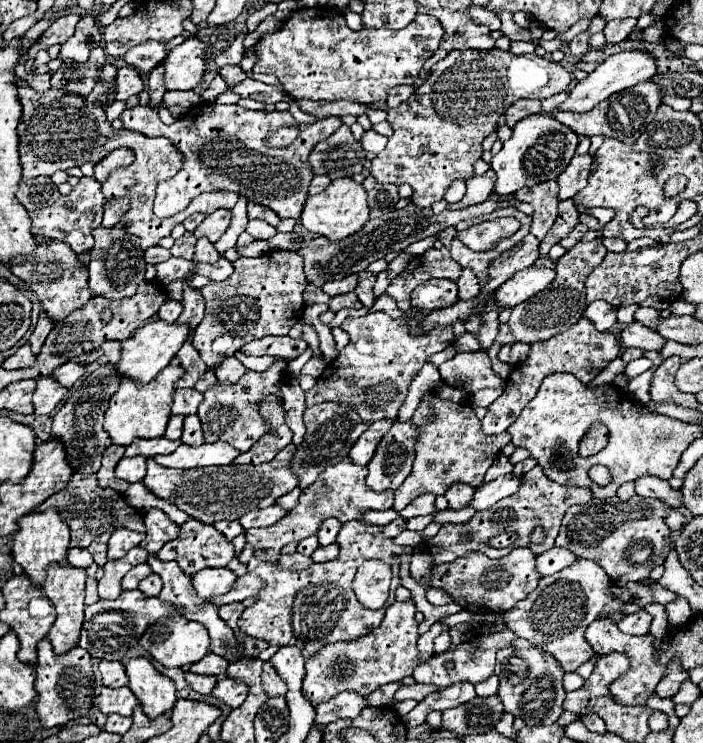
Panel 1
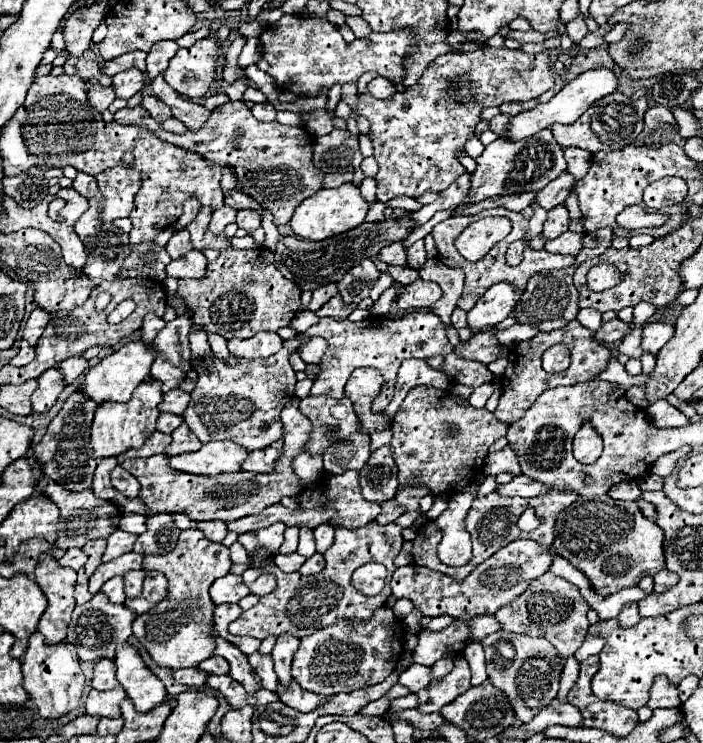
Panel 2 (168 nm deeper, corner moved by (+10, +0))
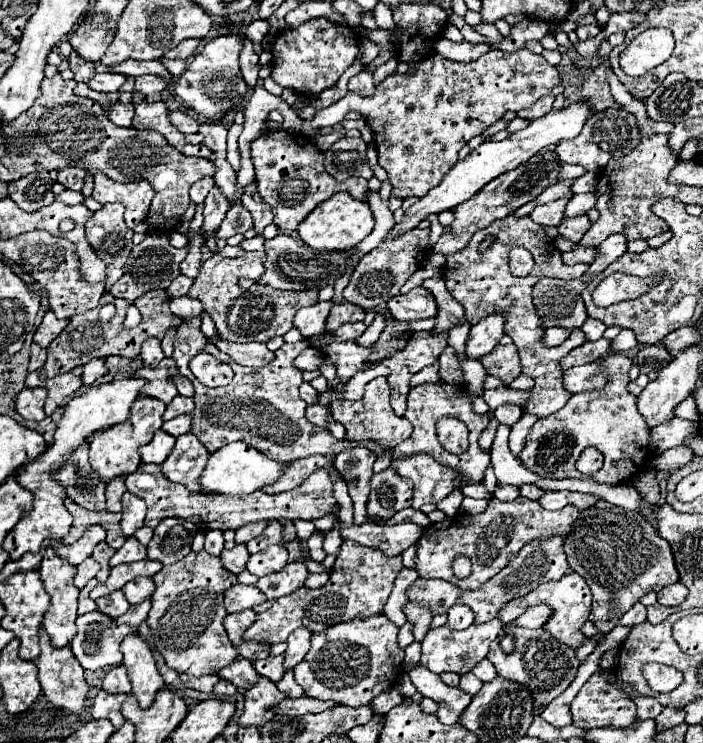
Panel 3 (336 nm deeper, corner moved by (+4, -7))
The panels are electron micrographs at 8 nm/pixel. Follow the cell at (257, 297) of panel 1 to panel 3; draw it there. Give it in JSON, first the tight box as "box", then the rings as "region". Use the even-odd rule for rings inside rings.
{"box":[188,251,318,341],"region":[[[264,251],[246,253],[238,259],[226,259],[222,255],[212,255],[202,263],[202,271],[194,279],[188,295],[202,301],[206,313],[216,323],[218,335],[224,341],[268,341],[272,337],[284,335],[292,329],[292,319],[296,311],[304,305],[314,305],[318,291],[278,291],[268,285],[254,283],[250,289],[238,285],[240,277],[262,277],[264,275]]]}

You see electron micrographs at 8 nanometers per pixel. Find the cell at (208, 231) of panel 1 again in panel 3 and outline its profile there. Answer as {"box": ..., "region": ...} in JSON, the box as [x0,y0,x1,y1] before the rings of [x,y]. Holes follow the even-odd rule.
{"box":[216,205,252,239],"region":[[[232,205],[220,225],[220,229],[216,231],[216,239],[228,239],[236,233],[246,233],[248,229],[252,229],[252,217],[250,213],[242,207],[242,205]]]}

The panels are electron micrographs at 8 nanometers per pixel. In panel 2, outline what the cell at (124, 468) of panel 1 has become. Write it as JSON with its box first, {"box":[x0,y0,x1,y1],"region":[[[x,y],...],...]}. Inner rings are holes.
{"box":[112,466,140,498],"region":[[[120,466],[112,470],[112,486],[114,486],[118,492],[122,492],[126,498],[136,498],[138,492],[140,492],[138,480],[136,480],[130,472],[122,470]]]}

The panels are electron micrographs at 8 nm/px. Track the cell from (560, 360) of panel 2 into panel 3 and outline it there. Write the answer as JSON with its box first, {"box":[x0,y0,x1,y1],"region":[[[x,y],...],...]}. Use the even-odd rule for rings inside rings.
{"box":[560,337,612,371],"region":[[[600,337],[598,341],[586,341],[584,345],[576,347],[566,357],[562,357],[562,361],[560,361],[562,371],[566,371],[566,369],[570,369],[574,365],[584,365],[584,363],[592,363],[594,359],[608,357],[612,353],[610,345],[612,345],[612,341],[606,339],[606,337]]]}

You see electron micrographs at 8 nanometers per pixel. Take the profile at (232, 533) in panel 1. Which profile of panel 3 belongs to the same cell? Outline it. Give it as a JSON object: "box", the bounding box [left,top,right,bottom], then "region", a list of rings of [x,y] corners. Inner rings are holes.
{"box":[204,529,224,555],"region":[[[218,529],[206,531],[206,545],[204,545],[204,549],[206,549],[210,555],[220,555],[222,549],[224,549],[222,531],[218,531]]]}

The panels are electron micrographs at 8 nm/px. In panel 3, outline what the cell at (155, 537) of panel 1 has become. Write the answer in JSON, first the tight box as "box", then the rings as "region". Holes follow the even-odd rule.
{"box":[148,517,198,565],"region":[[[174,517],[164,519],[154,529],[154,537],[148,543],[148,559],[160,561],[162,565],[172,565],[184,559],[184,555],[190,553],[196,531],[198,527],[190,521]]]}

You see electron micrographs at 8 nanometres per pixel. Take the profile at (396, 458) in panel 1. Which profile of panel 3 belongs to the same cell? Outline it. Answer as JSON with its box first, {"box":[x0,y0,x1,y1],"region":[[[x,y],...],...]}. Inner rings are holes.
{"box":[370,467,412,519],"region":[[[388,467],[380,473],[374,473],[370,479],[370,517],[390,519],[404,507],[410,507],[412,483],[398,475],[394,467]]]}

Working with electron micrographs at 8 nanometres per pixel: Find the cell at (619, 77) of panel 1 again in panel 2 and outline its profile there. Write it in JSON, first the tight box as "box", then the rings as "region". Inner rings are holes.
{"box":[504,68,616,140],"region":[[[596,68],[596,70],[588,70],[584,74],[580,74],[578,78],[574,78],[572,82],[568,82],[554,98],[550,98],[546,104],[538,104],[536,108],[528,110],[528,112],[520,112],[518,116],[510,118],[508,122],[508,130],[504,134],[504,138],[508,140],[524,140],[528,136],[534,136],[536,132],[544,130],[544,128],[550,128],[552,124],[560,122],[560,124],[574,124],[582,112],[586,112],[586,108],[590,104],[594,104],[596,100],[604,98],[606,94],[612,94],[616,90],[616,76],[612,70],[606,70],[606,68]]]}

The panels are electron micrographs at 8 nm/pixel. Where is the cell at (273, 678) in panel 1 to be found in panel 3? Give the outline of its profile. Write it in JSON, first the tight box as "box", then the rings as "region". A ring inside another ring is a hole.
{"box":[254,655,284,683],"region":[[[278,655],[278,657],[266,657],[266,659],[262,659],[262,661],[256,661],[256,663],[254,663],[254,669],[256,669],[258,675],[270,679],[272,683],[278,683],[278,681],[282,679],[282,675],[284,675],[282,661],[284,661],[282,655]]]}

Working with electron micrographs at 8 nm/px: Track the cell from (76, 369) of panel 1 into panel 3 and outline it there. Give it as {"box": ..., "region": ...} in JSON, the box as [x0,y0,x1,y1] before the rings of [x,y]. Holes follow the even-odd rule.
{"box":[82,359,108,385],"region":[[[92,359],[82,367],[82,383],[92,385],[98,377],[102,377],[108,369],[104,367],[104,359]]]}

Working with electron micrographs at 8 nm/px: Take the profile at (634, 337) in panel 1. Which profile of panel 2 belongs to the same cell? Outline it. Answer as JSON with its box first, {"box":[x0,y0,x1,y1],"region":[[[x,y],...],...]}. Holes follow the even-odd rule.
{"box":[642,324,674,354],"region":[[[646,324],[644,326],[644,334],[642,334],[642,348],[650,354],[658,354],[660,348],[672,338],[674,334],[674,326],[672,324]]]}

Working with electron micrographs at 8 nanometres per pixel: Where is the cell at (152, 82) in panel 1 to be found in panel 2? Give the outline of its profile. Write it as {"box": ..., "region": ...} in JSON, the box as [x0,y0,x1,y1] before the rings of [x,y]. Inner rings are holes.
{"box":[146,40,178,78],"region":[[[164,40],[164,42],[156,42],[156,46],[152,46],[148,58],[146,58],[146,64],[148,64],[148,78],[154,78],[158,76],[162,70],[168,68],[168,60],[170,56],[174,56],[178,50],[178,44],[172,42],[172,40]]]}

